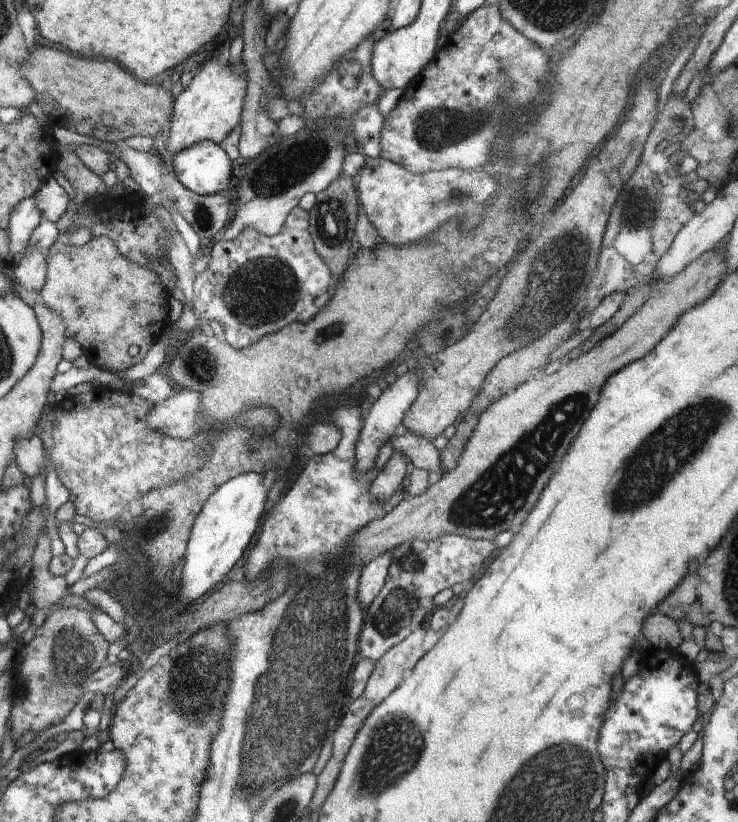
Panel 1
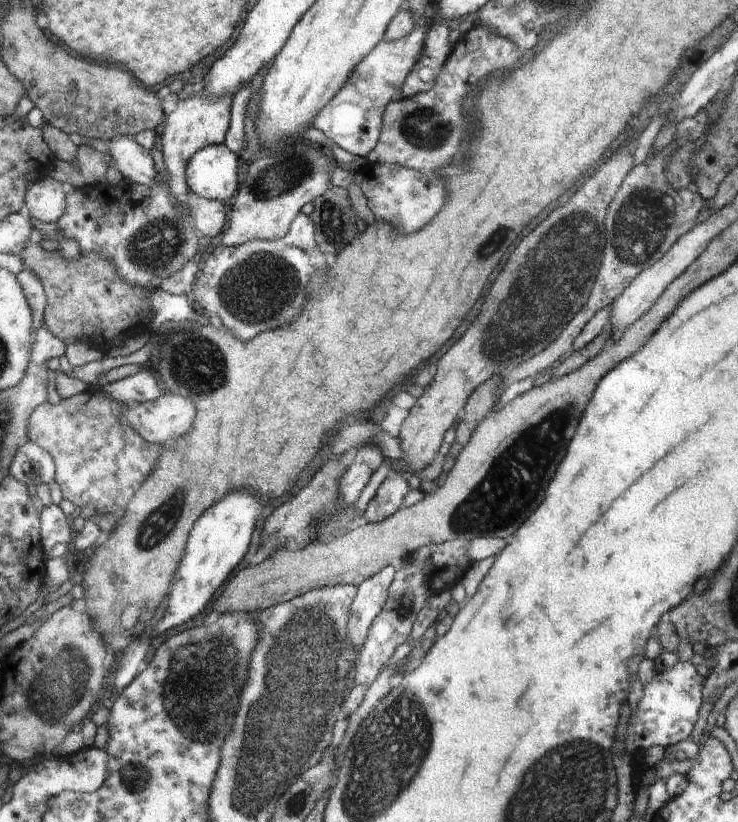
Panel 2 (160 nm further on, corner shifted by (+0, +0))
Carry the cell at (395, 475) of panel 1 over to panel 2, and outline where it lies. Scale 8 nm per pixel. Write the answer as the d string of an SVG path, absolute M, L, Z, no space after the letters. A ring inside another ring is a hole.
M390 472L376 491L376 496L368 504L363 515L364 520L368 523L379 523L392 516L402 508L402 501L409 490L411 488L405 475Z

